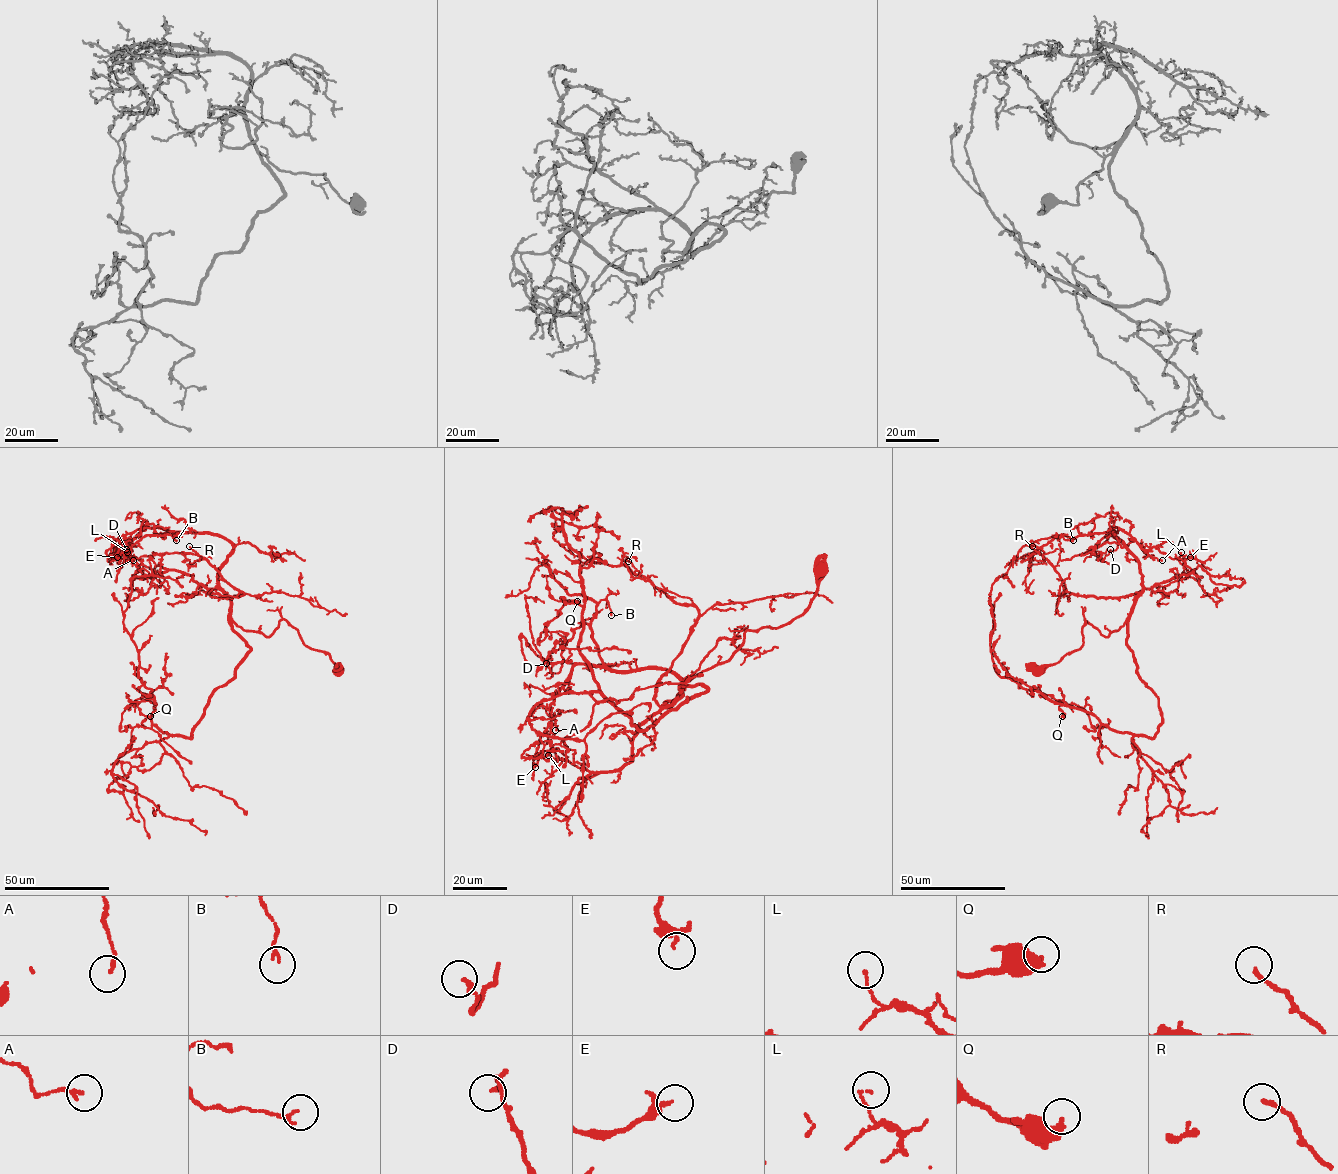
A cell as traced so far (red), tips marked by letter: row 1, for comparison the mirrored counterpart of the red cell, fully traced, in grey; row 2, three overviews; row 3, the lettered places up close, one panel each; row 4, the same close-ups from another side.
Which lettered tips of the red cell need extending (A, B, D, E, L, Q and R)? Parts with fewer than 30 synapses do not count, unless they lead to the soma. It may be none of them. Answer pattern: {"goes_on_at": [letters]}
{"goes_on_at": []}

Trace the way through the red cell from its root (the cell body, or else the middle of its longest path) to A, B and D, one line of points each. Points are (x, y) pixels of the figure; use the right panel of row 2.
A: (1038, 671), (1081, 647), (1085, 619), (1106, 637), (1117, 630), (1141, 592), (1140, 562), (1111, 527), (1162, 560)
B: (1038, 671), (1081, 647), (1085, 619), (1106, 637), (1121, 627), (1142, 589), (1116, 532), (1061, 534), (1073, 540)
D: (1038, 671), (1081, 647), (1085, 619), (1106, 637), (1123, 625), (1142, 589), (1140, 562), (1110, 527), (1110, 549)

